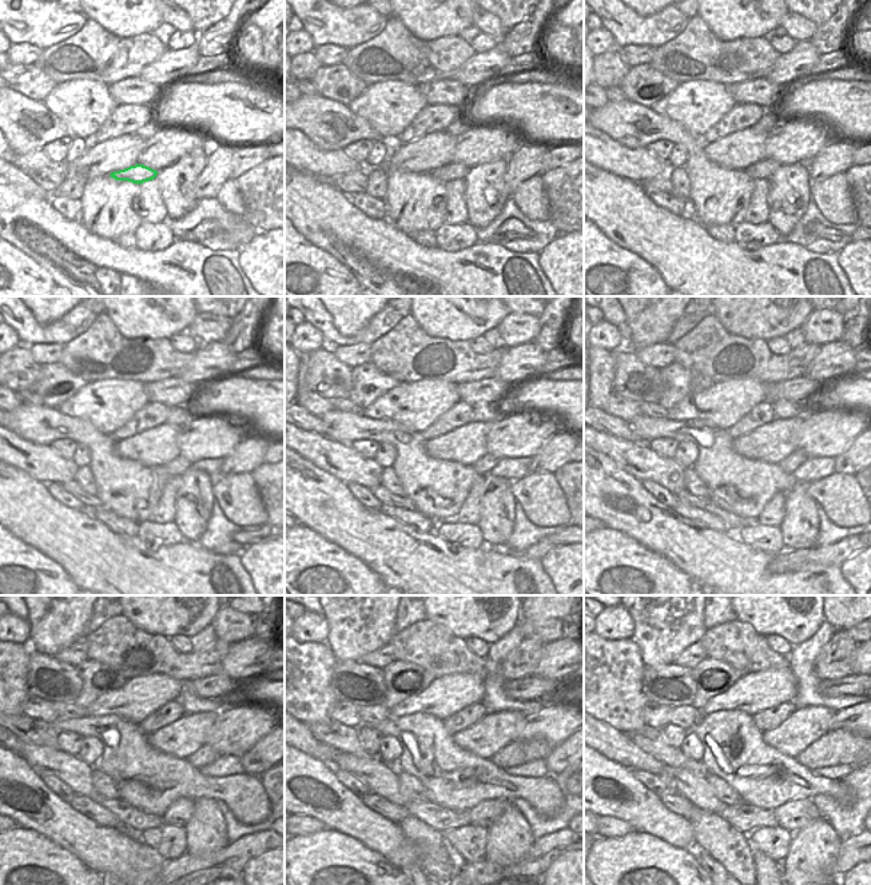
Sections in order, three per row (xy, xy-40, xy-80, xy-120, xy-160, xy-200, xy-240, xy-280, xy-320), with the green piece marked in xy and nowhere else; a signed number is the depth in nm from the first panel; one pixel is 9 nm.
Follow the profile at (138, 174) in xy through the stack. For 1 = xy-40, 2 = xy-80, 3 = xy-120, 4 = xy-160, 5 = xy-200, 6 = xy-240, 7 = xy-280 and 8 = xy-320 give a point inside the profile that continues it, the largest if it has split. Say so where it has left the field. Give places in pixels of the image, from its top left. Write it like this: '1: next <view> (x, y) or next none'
1: next xy-40 (452, 171)
2: next xy-80 (763, 170)
3: next xy-120 (175, 467)
4: next xy-160 (485, 465)
5: next xy-200 (798, 457)
6: next xy-240 (206, 754)
7: next xy-280 (520, 752)
8: next xy-320 (838, 746)

